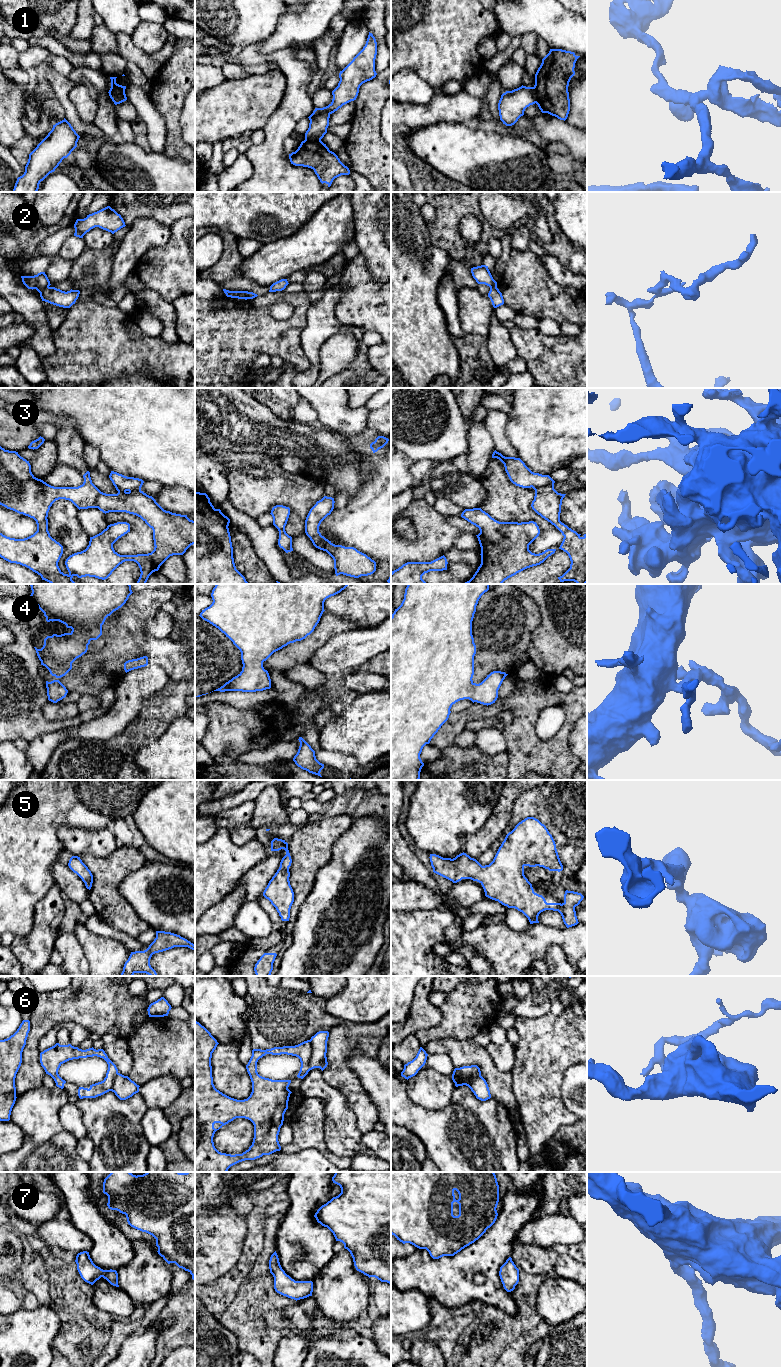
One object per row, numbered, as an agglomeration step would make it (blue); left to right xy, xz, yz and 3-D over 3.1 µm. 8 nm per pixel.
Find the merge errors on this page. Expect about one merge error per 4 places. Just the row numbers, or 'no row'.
1, 2, 6

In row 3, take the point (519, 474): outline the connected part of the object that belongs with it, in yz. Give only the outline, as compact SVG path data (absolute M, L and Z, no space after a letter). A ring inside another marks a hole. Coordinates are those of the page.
M496 450L492 458L499 459L505 467L510 481L522 488L535 490L532 509L542 518L554 525L564 536L559 549L570 558L570 568L558 579L560 582L574 581L587 584L587 534L582 537L560 521L562 500L566 494L554 489L555 481L549 475L532 472L520 458L505 457Z

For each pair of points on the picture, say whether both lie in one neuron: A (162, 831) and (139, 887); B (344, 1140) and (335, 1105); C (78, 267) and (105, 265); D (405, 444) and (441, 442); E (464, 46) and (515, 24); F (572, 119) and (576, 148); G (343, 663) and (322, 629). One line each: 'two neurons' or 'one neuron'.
A: two neurons
B: one neuron
C: one neuron
D: one neuron
E: two neurons
F: two neurons
G: two neurons

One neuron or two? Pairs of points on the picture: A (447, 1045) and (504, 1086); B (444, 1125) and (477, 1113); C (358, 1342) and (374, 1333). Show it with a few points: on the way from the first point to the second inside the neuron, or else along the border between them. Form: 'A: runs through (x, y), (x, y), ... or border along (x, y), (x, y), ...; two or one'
A: runs through (461, 1052), (471, 1053), (490, 1072); one
B: runs through (452, 1125), (465, 1125), (469, 1121); one
C: border along (368, 1334), (380, 1351); two

